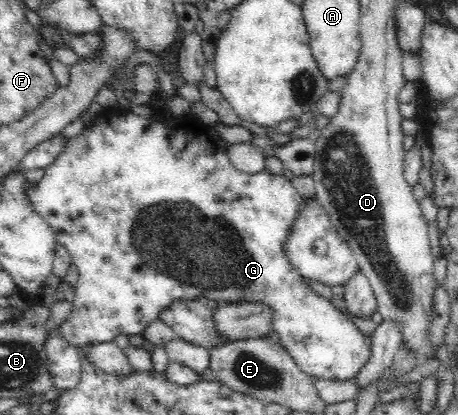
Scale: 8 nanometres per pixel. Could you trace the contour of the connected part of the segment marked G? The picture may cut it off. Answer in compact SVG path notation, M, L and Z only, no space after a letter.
M102 109L95 120L85 126L82 133L75 135L67 141L65 151L60 153L54 161L44 168L44 175L36 183L28 182L23 189L34 211L44 219L55 233L57 243L62 244L71 255L71 262L79 271L79 278L74 284L75 294L72 302L72 311L68 318L59 325L57 334L66 344L76 349L84 349L96 343L113 341L117 335L133 337L141 334L146 326L158 320L159 313L165 310L176 300L202 299L204 295L218 293L216 299L224 299L223 303L239 303L244 301L257 301L265 303L272 312L271 332L276 334L282 342L286 352L297 363L298 368L310 377L336 380L343 384L348 379L355 377L372 355L371 337L365 336L358 327L337 309L330 300L314 292L304 281L304 276L296 271L296 266L288 261L284 252L284 243L288 241L288 233L298 211L304 207L306 198L292 186L292 182L282 174L274 174L269 170L258 173L244 173L238 171L228 159L229 145L221 139L214 130L214 125L202 123L194 114L183 117L171 117L165 111L153 117L135 115L126 109Z

